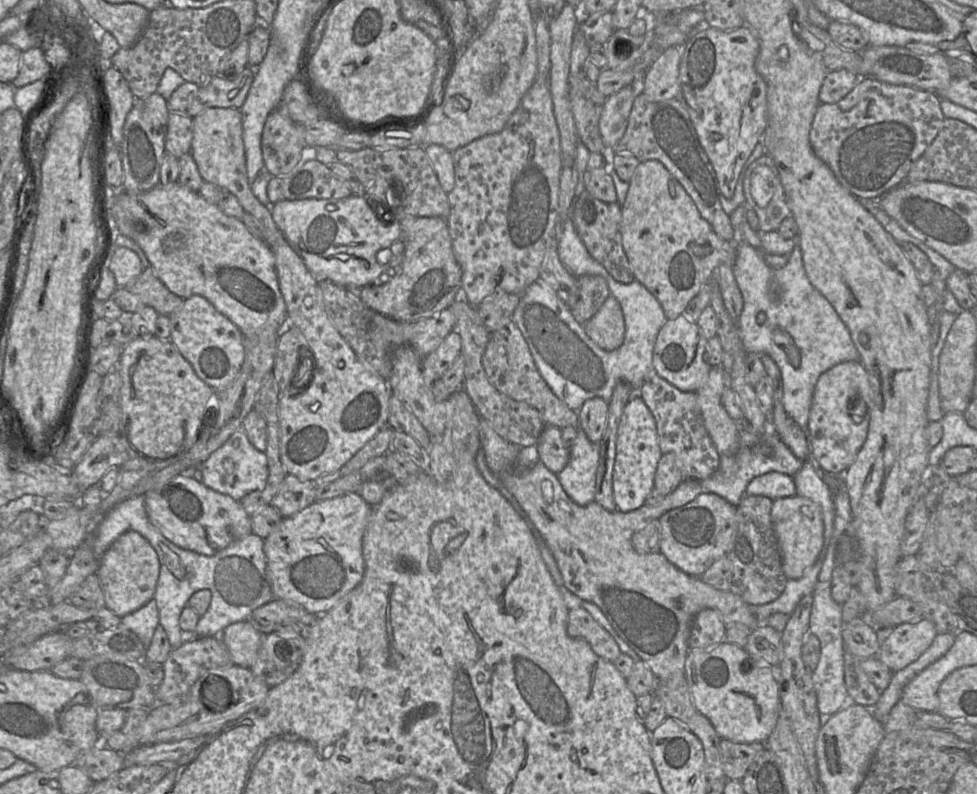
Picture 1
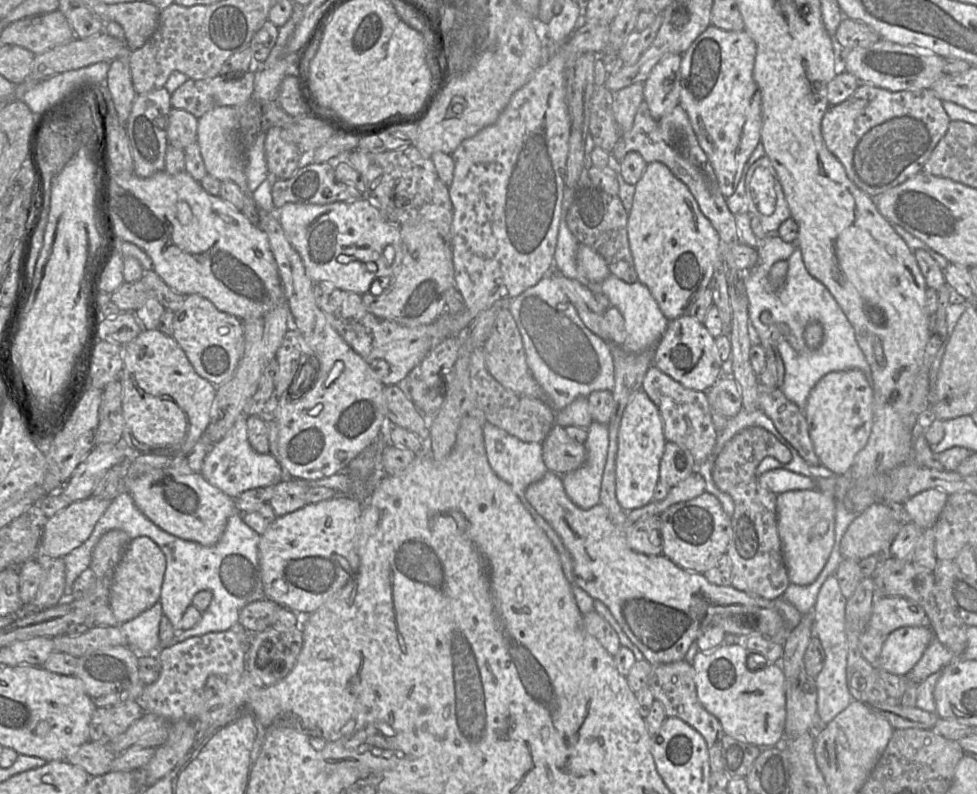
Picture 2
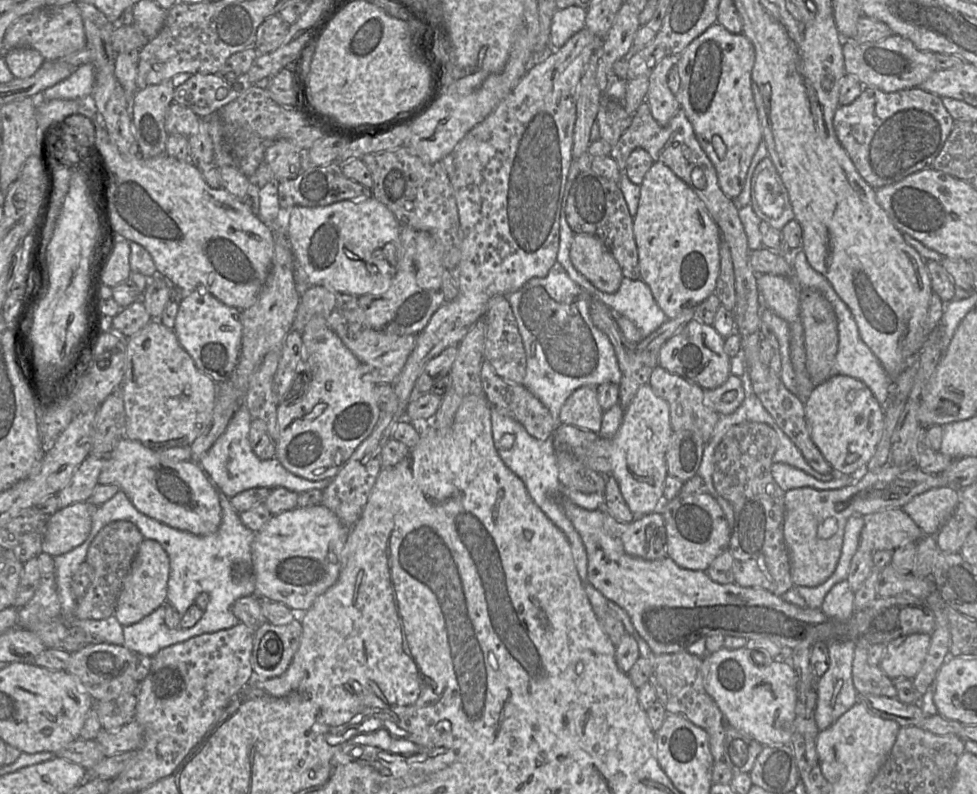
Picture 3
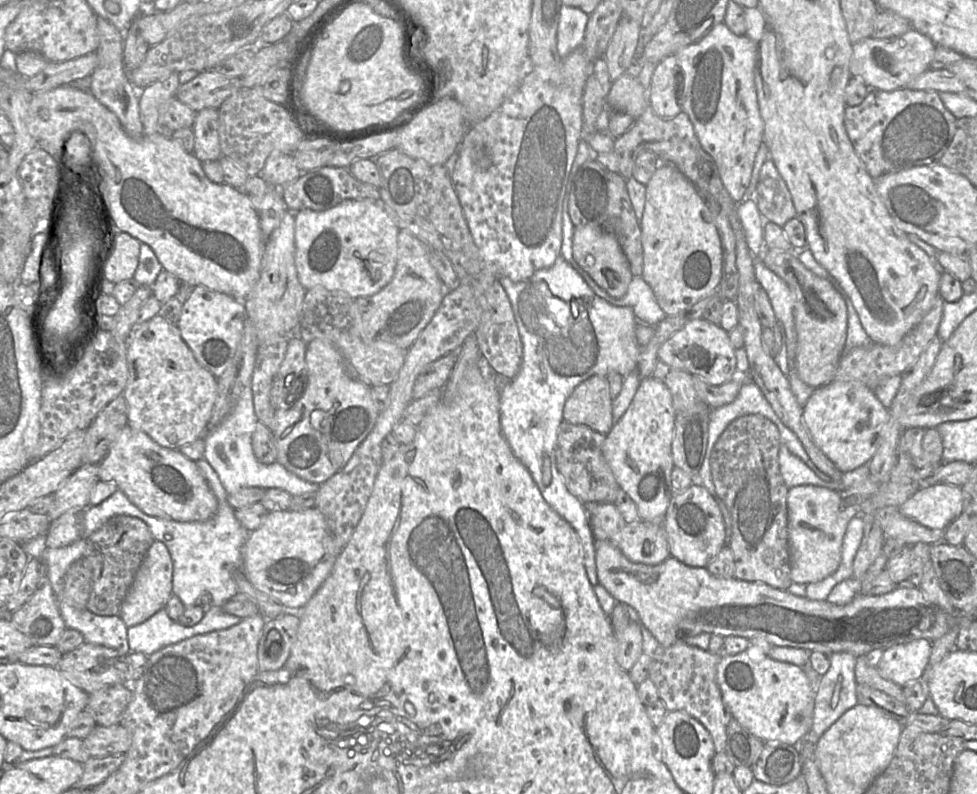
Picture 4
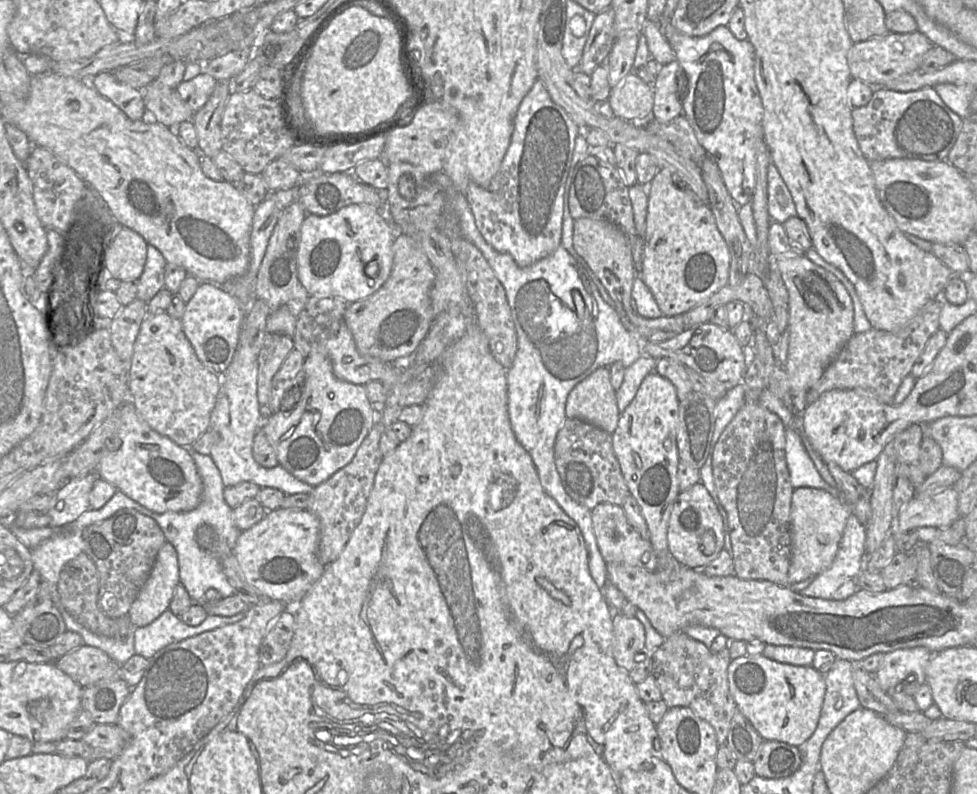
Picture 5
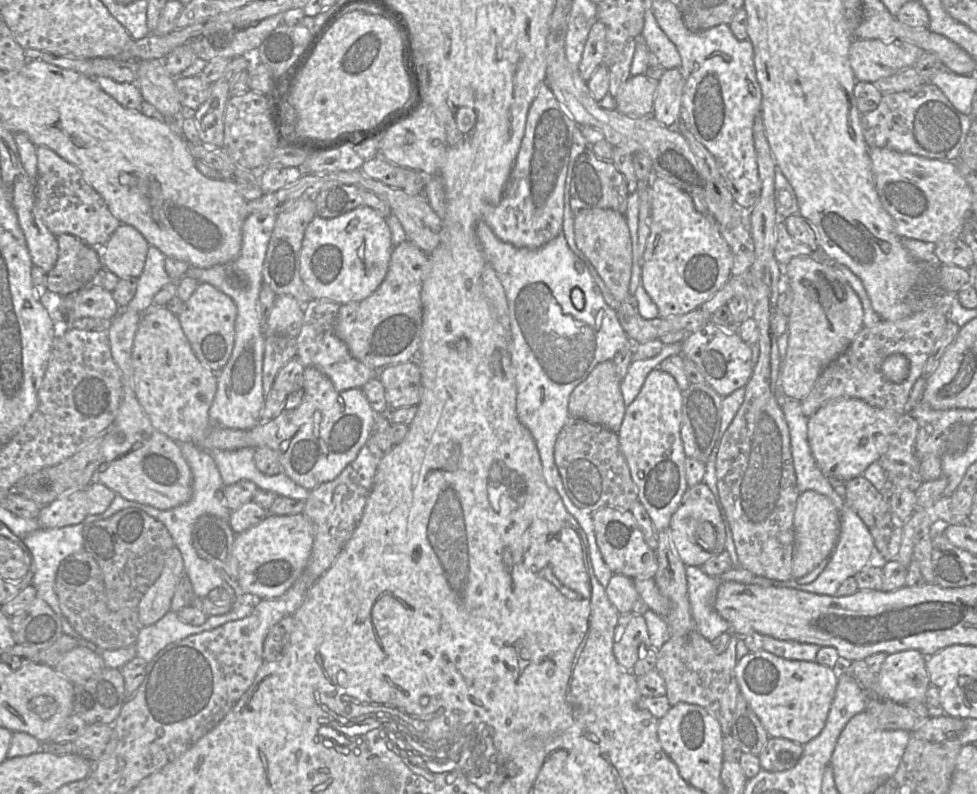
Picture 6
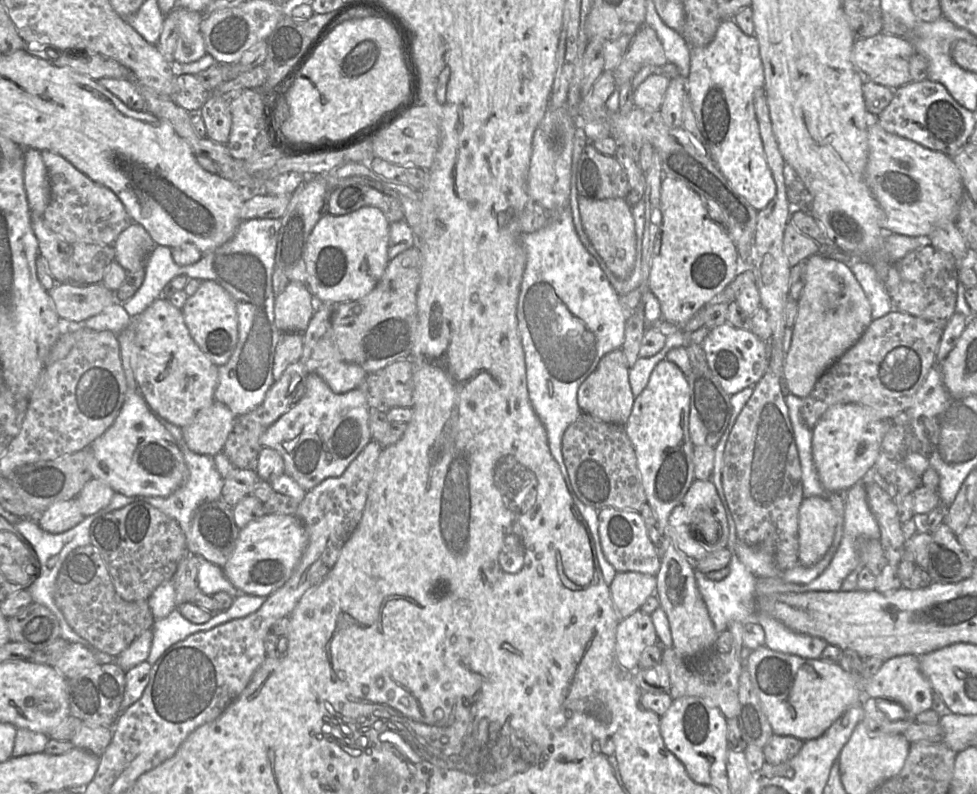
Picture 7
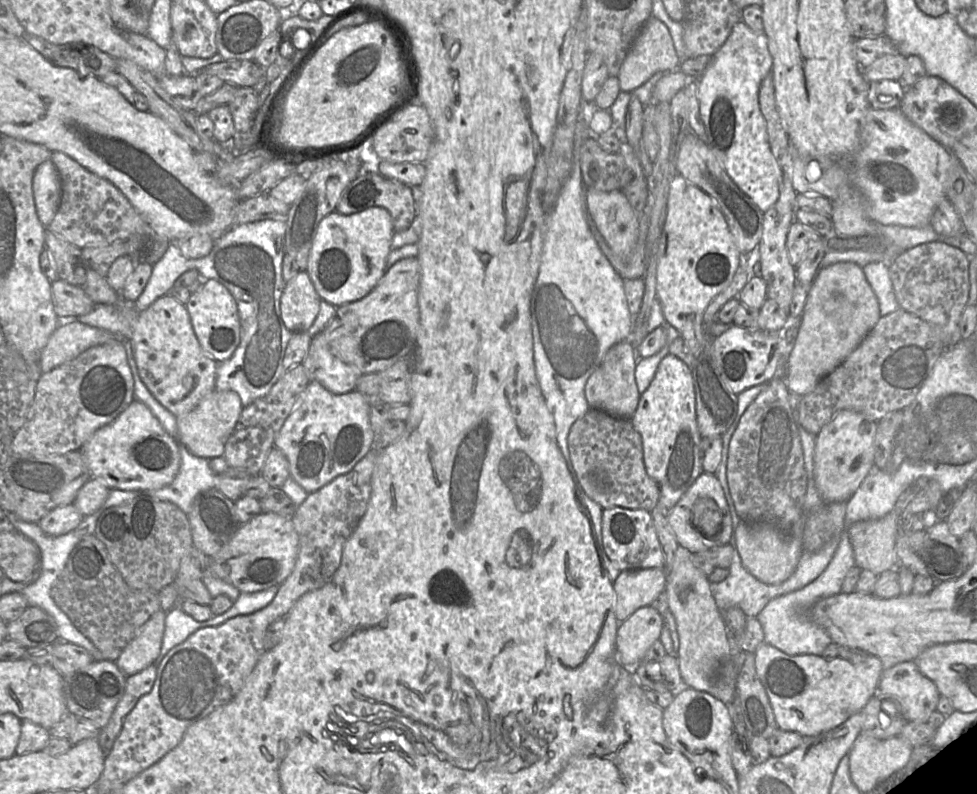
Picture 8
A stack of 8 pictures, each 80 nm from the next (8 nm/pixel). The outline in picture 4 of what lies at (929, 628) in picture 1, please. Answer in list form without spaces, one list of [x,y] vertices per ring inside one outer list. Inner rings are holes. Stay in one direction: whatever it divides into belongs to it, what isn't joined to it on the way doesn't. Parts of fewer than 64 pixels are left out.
[[[917,639],[884,650],[878,665],[881,676],[901,687],[919,681],[929,663],[932,642]]]

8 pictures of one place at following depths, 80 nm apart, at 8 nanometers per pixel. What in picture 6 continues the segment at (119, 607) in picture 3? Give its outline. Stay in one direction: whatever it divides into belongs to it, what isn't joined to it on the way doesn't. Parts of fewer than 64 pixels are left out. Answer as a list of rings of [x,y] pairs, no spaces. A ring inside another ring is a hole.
[[[174,546],[167,554],[159,578],[146,591],[137,606],[136,610],[142,626],[156,623],[171,610],[171,601],[183,573],[182,555],[179,549]]]

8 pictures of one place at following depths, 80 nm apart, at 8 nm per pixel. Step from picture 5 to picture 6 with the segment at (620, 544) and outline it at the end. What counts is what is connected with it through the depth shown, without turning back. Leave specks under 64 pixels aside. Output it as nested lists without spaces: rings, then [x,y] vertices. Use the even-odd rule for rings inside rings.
[[[603,507],[592,515],[596,542],[601,555],[614,574],[632,579],[654,579],[658,569],[657,557],[646,543],[643,533],[629,510]]]

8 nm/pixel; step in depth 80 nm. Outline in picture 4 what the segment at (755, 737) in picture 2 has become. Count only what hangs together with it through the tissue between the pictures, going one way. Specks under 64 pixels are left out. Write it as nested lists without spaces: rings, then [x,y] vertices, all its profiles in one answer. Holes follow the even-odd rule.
[[[744,651],[731,656],[724,654],[717,668],[716,679],[723,701],[732,717],[746,731],[763,742],[782,742],[793,746],[804,741],[810,732],[818,690],[803,667],[776,661],[770,657],[755,662],[749,657],[747,651]]]

